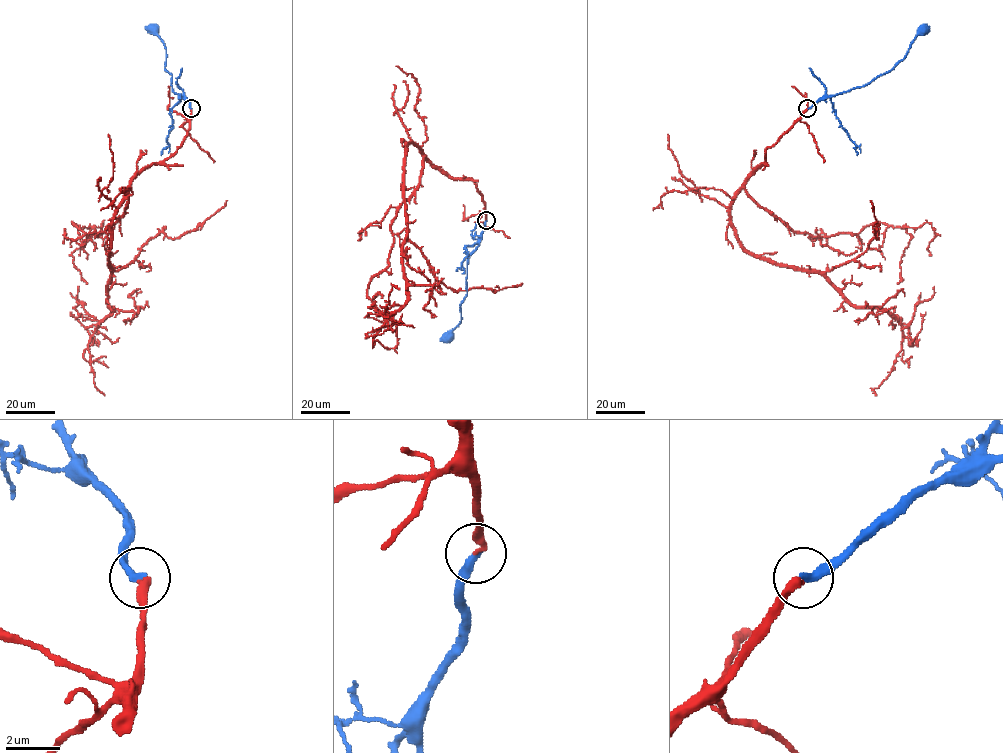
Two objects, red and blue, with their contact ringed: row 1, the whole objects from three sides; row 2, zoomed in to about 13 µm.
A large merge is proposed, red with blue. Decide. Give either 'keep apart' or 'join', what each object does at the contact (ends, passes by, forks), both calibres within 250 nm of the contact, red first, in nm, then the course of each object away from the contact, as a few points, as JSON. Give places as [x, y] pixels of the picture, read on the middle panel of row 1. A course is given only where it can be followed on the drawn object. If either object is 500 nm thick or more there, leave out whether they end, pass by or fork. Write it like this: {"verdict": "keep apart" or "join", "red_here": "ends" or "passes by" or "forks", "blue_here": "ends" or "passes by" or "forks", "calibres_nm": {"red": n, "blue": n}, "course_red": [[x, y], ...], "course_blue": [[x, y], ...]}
{"verdict": "join", "red_here": "ends", "blue_here": "ends", "calibres_nm": {"red": 280, "blue": 320}, "course_red": [[486, 220], [475, 182], [449, 177], [409, 143], [403, 245], [407, 301], [383, 315], [392, 287], [400, 288]], "course_blue": [[486, 220], [478, 246], [468, 259], [467, 294], [461, 304], [461, 321], [449, 335]]}

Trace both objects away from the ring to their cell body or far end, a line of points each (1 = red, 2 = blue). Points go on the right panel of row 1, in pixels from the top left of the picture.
1: (807, 109), (765, 151), (730, 218), (751, 254), (819, 271), (851, 304), (899, 323), (902, 350), (875, 396)
2: (807, 109), (821, 99), (866, 85), (891, 70), (905, 56), (922, 28)

